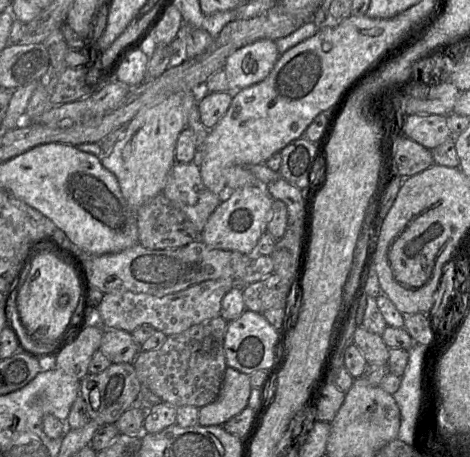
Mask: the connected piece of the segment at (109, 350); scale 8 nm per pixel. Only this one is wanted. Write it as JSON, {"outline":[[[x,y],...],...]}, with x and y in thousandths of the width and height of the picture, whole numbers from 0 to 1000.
{"outline":[[[221,720],[213,768],[236,794],[281,794],[298,768],[279,729],[257,720]]]}

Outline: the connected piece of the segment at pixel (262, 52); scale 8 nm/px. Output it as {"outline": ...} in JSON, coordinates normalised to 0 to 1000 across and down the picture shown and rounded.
{"outline":[[[572,85],[545,88],[494,114],[474,147],[491,212],[509,197],[562,175],[594,125],[585,90]]]}

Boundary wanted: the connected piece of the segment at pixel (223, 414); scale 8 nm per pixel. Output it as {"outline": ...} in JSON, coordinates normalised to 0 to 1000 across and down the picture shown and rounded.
{"outline":[[[483,801],[462,871],[423,895],[423,930],[474,932],[528,891],[534,853],[530,821]]]}

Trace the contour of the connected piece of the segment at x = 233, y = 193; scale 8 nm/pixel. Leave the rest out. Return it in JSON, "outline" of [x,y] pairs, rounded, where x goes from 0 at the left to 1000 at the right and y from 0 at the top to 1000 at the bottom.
{"outline":[[[519,407],[483,418],[445,473],[423,523],[449,543],[506,549],[538,560],[551,521],[568,505],[579,442],[581,435],[566,420],[564,407]]]}

